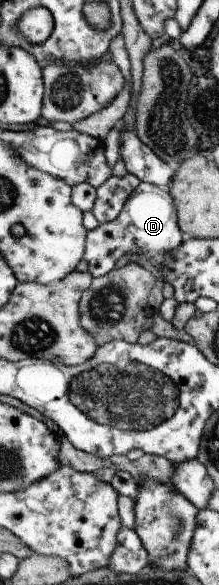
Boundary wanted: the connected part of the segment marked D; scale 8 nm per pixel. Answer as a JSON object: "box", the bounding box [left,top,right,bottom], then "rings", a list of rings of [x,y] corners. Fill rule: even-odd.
{"box":[83,182,184,278],"rings":[[[140,182],[115,220],[99,223],[87,232],[83,259],[88,263],[89,272],[94,278],[106,275],[115,269],[116,261],[126,253],[138,253],[154,259],[161,269],[161,263],[184,240],[184,233],[177,221],[177,207],[169,190],[156,184]]]}

